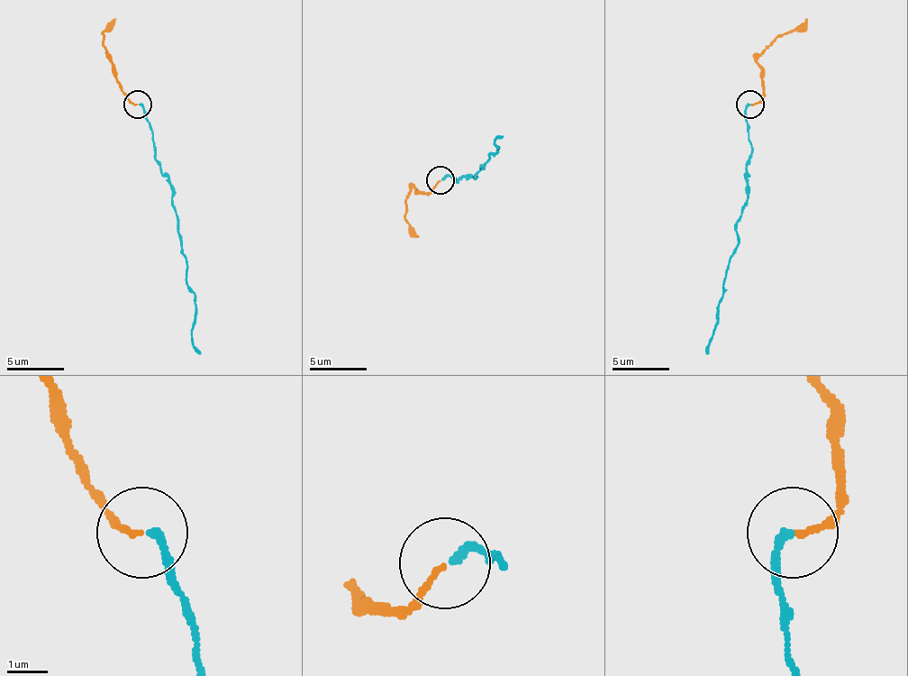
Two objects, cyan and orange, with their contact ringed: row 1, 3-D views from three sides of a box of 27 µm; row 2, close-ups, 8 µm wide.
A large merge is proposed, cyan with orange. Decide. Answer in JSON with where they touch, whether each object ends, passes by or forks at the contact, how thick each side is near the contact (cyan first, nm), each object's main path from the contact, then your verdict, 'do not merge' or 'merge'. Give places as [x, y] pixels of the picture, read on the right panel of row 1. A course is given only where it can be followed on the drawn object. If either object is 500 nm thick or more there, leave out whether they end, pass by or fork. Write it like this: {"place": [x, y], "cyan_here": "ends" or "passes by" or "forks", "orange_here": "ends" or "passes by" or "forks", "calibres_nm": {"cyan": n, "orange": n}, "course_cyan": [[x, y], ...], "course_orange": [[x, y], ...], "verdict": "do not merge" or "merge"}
{"place": [749, 104], "cyan_here": "ends", "orange_here": "ends", "calibres_nm": {"cyan": 180, "orange": 120}, "course_cyan": [[749, 105], [746, 122], [752, 156], [738, 244], [729, 259], [712, 342], [706, 353]], "course_orange": [[749, 105], [763, 96], [760, 53], [777, 36], [792, 33], [806, 19]], "verdict": "merge"}

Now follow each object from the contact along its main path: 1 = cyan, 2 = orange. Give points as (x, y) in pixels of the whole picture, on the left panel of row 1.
1: (140, 105), (148, 122), (154, 156), (171, 187), (188, 290), (196, 305), (191, 342), (199, 353)
2: (137, 105), (128, 96), (103, 36), (117, 19)

